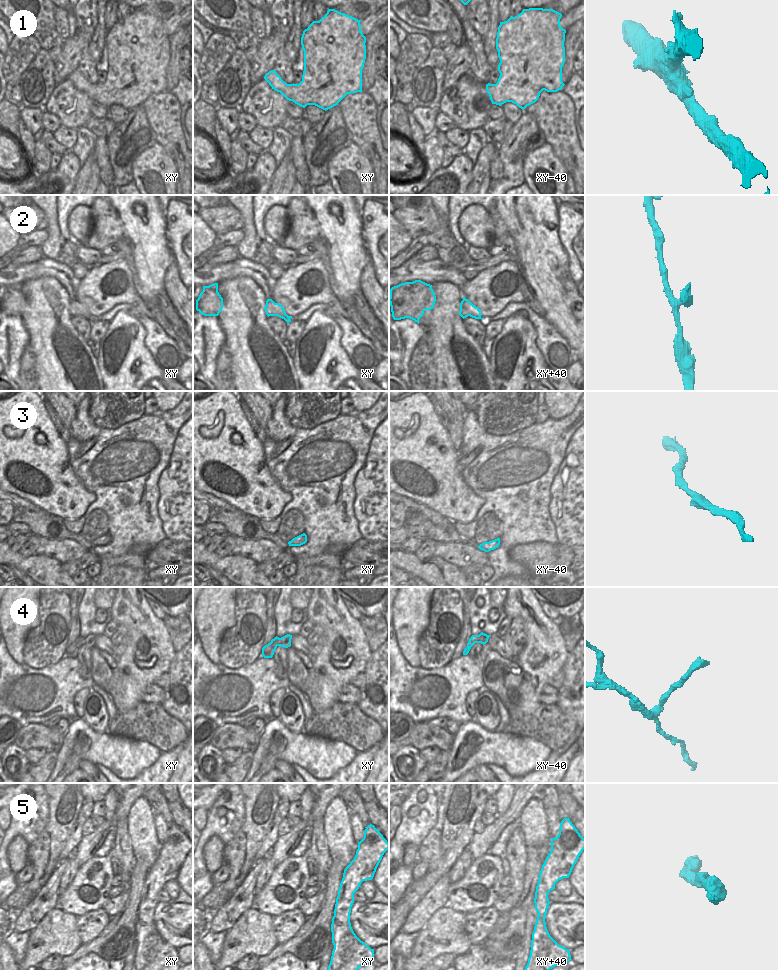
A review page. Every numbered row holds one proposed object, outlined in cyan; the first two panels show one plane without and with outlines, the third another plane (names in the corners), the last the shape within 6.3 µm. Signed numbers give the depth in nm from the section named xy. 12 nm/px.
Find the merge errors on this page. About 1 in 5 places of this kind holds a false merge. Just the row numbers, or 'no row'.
4

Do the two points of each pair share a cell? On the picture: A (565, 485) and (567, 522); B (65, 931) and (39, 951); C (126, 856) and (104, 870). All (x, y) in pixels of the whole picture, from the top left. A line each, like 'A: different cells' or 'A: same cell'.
A: same cell
B: same cell
C: different cells

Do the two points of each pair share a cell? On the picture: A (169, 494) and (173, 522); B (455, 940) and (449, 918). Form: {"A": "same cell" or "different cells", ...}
{"A": "same cell", "B": "same cell"}

